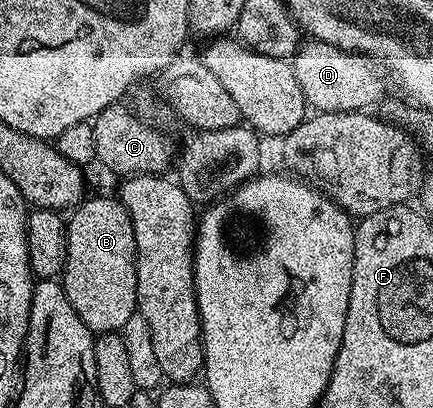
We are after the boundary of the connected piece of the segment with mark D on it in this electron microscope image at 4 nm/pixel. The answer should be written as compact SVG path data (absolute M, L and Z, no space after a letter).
M304 41L290 59L290 64L297 76L297 84L301 84L301 92L308 107L320 114L363 112L378 107L388 93L387 86L383 83L384 71L372 59L342 50L333 44Z

